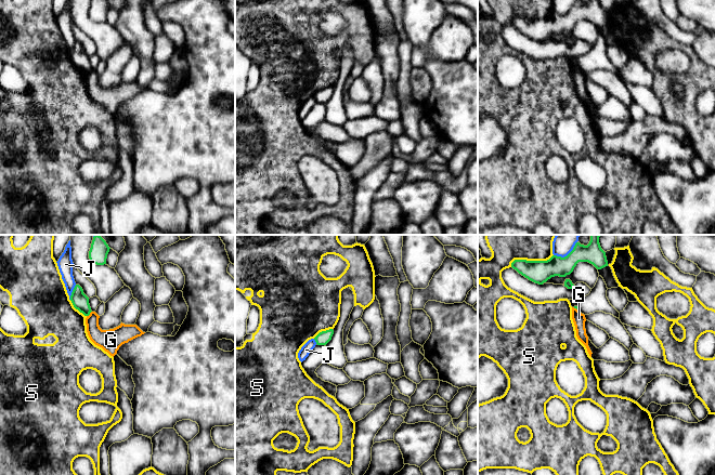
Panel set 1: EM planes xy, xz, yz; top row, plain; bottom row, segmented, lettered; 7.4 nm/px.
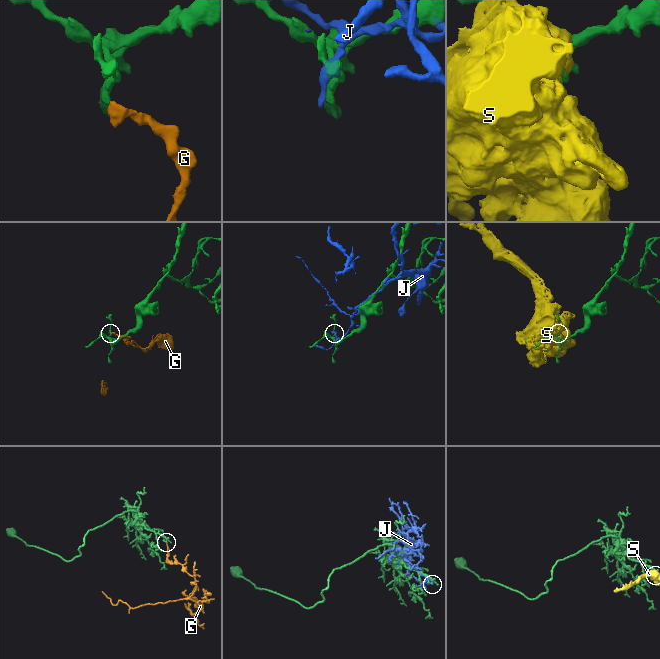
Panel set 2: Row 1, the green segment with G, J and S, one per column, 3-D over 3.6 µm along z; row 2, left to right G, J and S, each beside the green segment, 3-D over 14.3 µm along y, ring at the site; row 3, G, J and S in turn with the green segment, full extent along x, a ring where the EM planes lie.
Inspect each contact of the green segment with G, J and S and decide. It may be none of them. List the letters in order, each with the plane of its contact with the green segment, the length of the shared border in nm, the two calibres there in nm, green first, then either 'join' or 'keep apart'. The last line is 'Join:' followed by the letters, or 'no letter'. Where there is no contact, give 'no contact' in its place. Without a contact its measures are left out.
G: meets green in xy; contact 60 nm long; 120 nm thick on the green side, 160 nm on the other; keep apart
J: meets green in yz; contact 200 nm long; 170 nm thick on the green side, 110 nm on the other; keep apart
S: meets green in yz; contact 340 nm long; 170 nm thick on the green side, 180 nm on the other; keep apart
Join: no letter

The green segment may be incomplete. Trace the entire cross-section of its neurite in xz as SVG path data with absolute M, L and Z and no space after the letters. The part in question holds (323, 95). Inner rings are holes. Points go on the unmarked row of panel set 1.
M333 87L322 89L314 95L314 97L317 103L326 103L332 97L333 92Z

